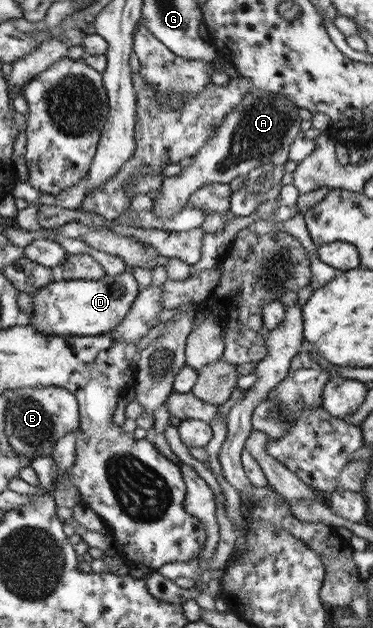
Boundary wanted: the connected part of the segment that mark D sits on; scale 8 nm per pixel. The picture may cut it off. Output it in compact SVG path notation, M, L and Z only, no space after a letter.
M126 265L125 270L116 276L105 275L97 281L79 279L53 280L32 296L33 316L31 316L31 320L24 320L23 316L23 322L27 322L33 329L37 329L39 333L50 334L51 337L99 336L111 332L122 322L135 296L138 294L137 282L135 282L135 278L129 274L129 270L133 267L137 267L137 265Z

